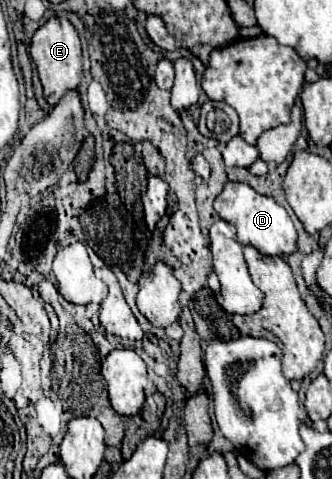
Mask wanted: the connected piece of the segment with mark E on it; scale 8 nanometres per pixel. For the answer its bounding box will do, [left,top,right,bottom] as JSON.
[30,16,82,106]

